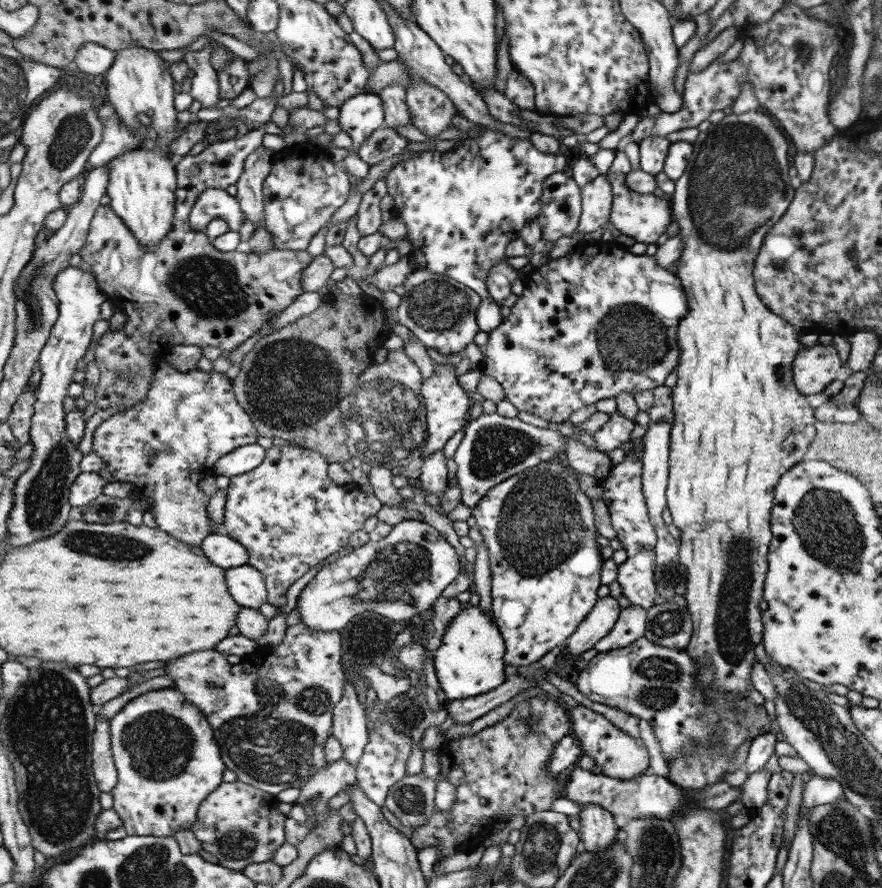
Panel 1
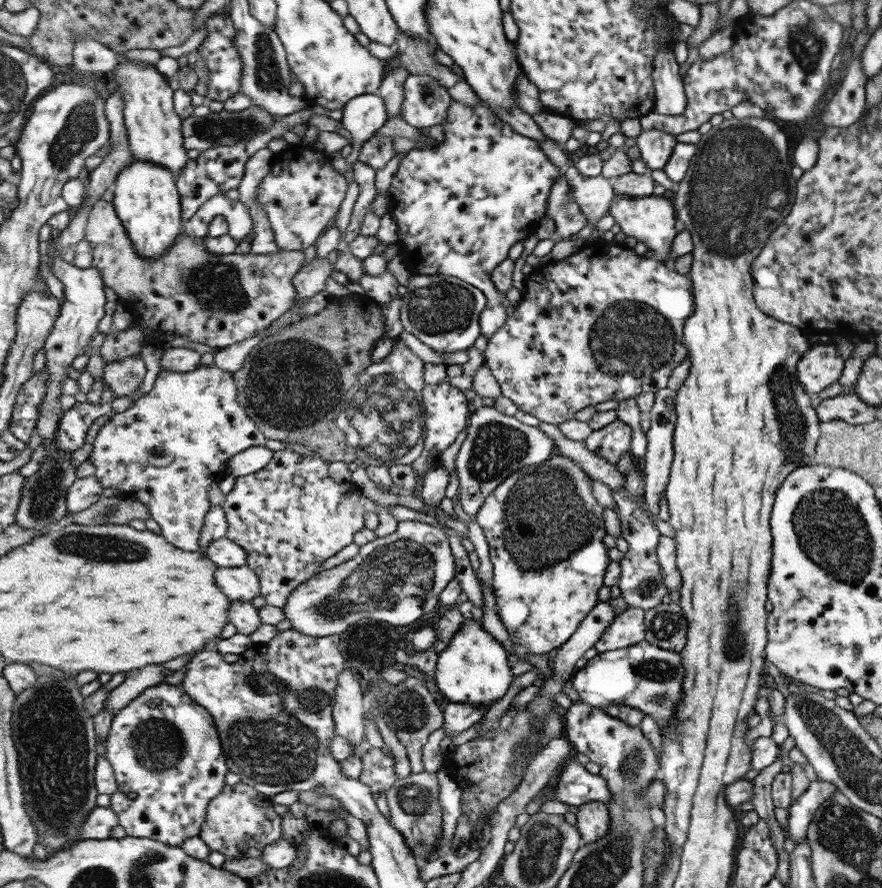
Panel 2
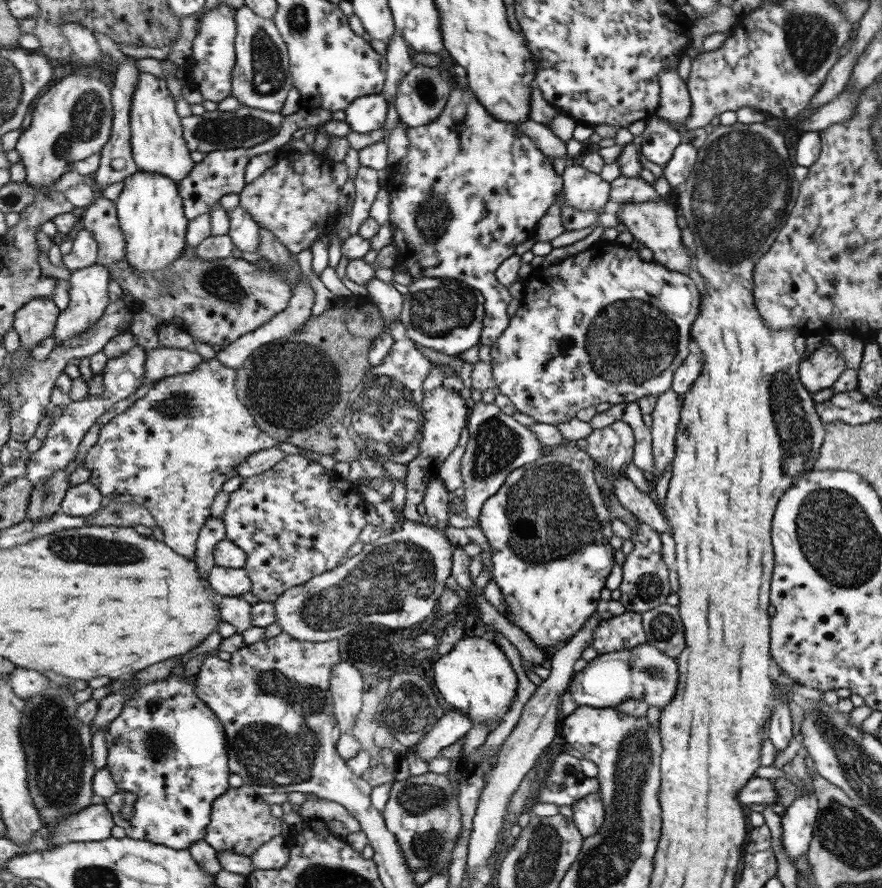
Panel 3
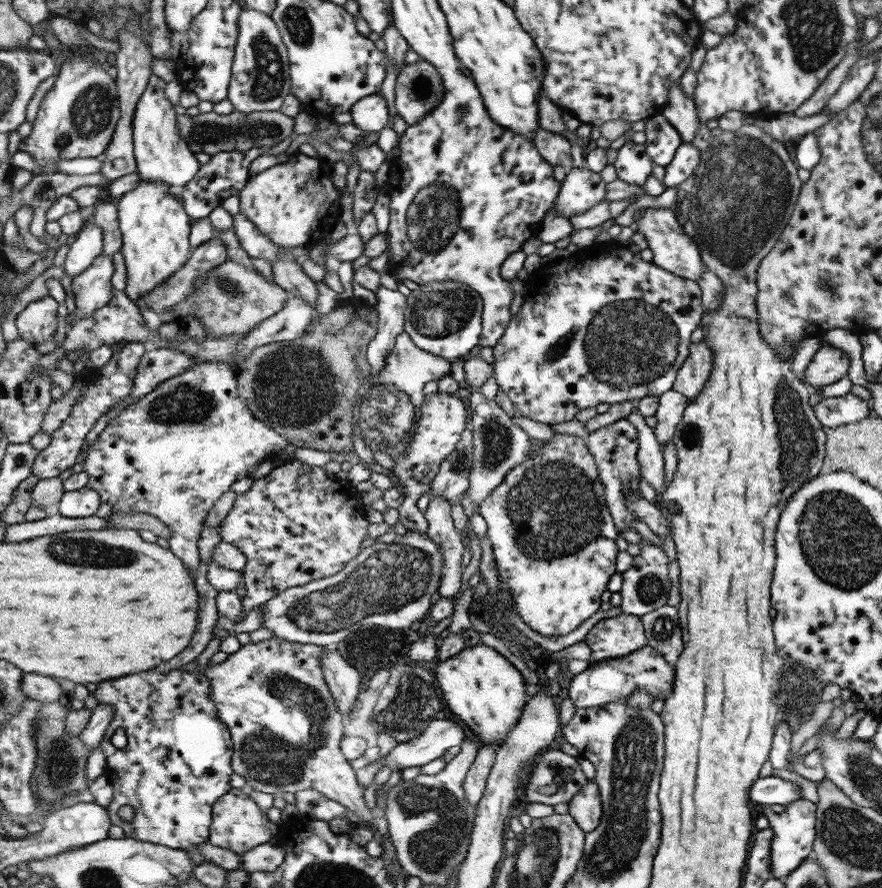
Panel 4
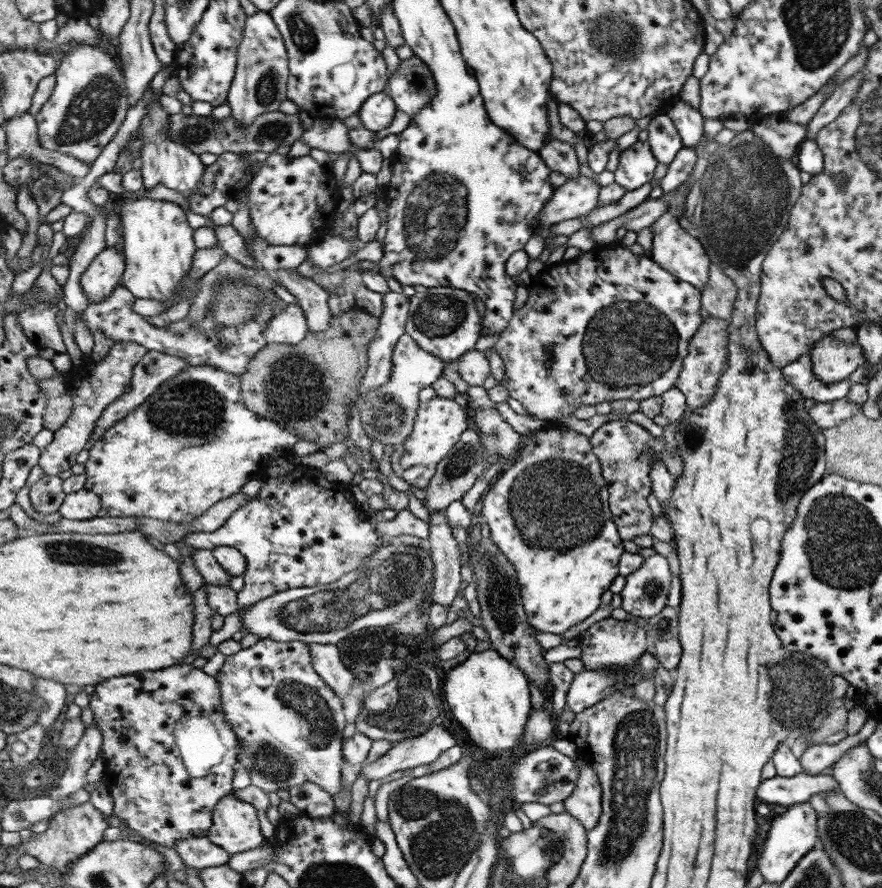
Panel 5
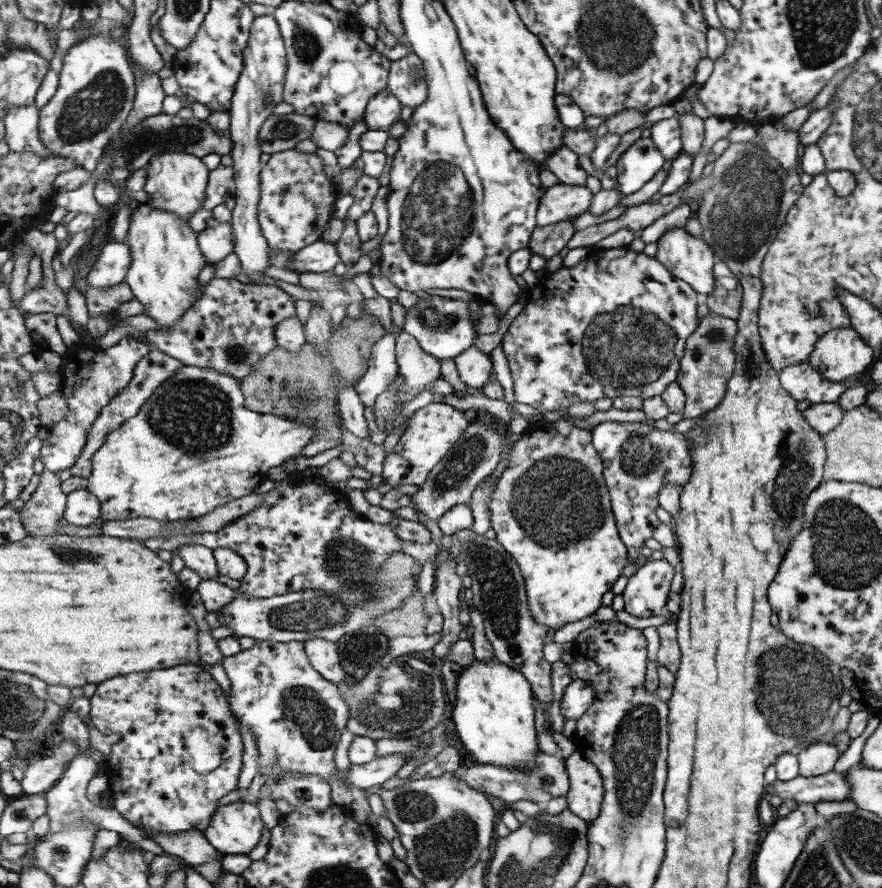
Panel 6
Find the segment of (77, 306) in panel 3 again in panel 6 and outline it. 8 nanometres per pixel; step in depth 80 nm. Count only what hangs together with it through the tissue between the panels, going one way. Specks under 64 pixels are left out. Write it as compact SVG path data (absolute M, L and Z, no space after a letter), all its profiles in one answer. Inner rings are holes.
M111 240L97 254L86 280L91 287L97 289L121 285L127 278L132 262L133 255L128 241L119 243Z

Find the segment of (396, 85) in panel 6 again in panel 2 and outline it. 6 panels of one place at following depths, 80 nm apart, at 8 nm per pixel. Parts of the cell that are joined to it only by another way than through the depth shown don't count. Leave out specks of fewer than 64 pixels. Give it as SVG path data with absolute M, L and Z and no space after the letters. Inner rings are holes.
M410 75L405 96L402 118L417 129L444 124L454 102L448 88L429 75Z

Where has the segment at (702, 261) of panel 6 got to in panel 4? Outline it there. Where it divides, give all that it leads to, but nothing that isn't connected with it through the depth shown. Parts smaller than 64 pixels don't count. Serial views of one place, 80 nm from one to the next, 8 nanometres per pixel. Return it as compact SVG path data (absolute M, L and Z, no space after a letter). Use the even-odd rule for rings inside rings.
M646 207L634 212L632 223L634 231L638 231L647 242L647 248L652 252L652 262L657 266L671 271L679 278L693 280L697 283L697 278L705 268L702 266L700 249L691 236L687 236L682 227L676 221L677 211L664 208Z

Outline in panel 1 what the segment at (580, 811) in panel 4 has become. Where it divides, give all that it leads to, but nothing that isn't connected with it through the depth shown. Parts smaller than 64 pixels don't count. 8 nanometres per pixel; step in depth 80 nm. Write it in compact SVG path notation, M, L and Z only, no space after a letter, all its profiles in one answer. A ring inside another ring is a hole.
M583 804L580 824L580 837L589 852L609 848L621 833L612 811L599 804Z

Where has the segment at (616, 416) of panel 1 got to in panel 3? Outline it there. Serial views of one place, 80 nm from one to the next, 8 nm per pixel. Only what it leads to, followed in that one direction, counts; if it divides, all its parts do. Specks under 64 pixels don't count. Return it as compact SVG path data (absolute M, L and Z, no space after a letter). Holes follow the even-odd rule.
M621 420L607 428L594 429L584 440L583 446L605 468L604 479L601 479L604 496L615 496L617 487L613 484L613 475L627 477L624 468L634 462L636 435L633 427Z

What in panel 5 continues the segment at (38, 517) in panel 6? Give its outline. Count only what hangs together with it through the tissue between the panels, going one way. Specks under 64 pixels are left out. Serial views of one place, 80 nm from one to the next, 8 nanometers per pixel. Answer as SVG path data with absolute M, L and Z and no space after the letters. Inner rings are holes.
M49 476L32 484L28 493L30 507L36 513L53 514L60 512L65 502L64 480L59 476Z

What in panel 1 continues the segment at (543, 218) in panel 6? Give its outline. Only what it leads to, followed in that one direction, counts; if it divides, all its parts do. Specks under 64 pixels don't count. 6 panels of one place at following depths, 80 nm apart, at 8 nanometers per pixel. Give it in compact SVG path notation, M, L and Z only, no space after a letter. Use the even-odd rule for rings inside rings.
M599 175L589 181L582 190L582 217L578 232L595 232L609 224L612 204L614 201L613 189L607 175Z

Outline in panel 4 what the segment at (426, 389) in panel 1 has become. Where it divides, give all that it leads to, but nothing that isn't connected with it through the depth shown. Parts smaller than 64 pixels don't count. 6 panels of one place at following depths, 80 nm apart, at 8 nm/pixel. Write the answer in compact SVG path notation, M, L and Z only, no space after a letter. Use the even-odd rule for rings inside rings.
M438 390L428 394L421 405L420 418L414 430L413 439L394 461L396 463L393 473L404 484L406 497L399 507L400 517L398 524L393 526L394 531L429 531L429 524L423 512L417 508L421 496L431 492L431 484L438 475L443 462L455 450L457 443L462 439L464 430L469 426L469 412L465 402L458 395L452 395Z

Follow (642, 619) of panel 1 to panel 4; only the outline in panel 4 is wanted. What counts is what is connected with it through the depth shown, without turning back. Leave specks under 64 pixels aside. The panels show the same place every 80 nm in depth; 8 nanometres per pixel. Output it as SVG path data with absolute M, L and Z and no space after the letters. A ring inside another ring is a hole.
M626 613L600 620L583 641L593 649L589 665L627 656L647 644L639 617Z

